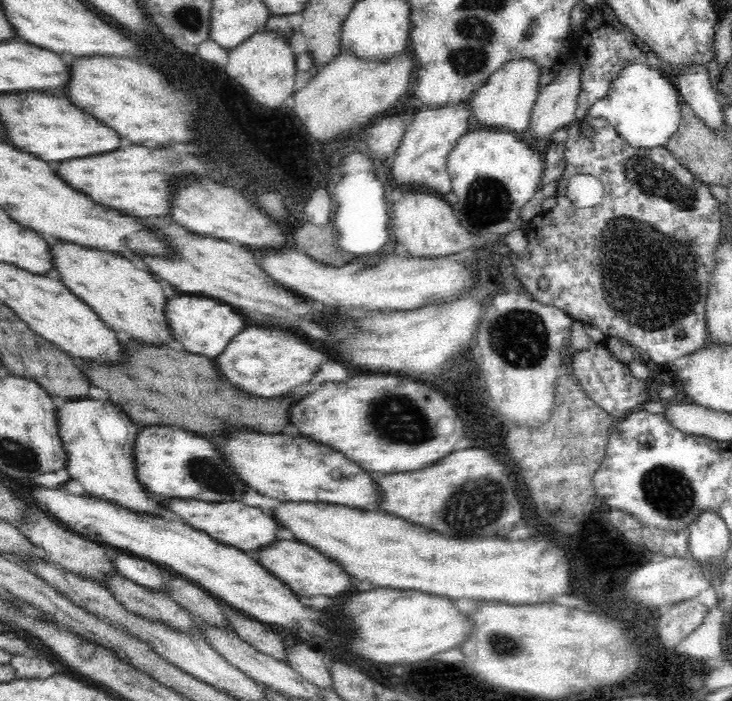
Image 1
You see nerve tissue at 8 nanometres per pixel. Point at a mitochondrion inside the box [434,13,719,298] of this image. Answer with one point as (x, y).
(651, 178)

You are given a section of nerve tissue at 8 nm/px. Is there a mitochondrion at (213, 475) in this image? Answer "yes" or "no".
yes

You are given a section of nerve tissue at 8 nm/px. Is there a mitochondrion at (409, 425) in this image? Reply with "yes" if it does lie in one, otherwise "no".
yes

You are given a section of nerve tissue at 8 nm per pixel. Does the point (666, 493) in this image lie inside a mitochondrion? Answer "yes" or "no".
yes

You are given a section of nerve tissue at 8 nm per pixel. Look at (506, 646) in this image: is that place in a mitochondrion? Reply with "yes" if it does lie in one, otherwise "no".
yes

